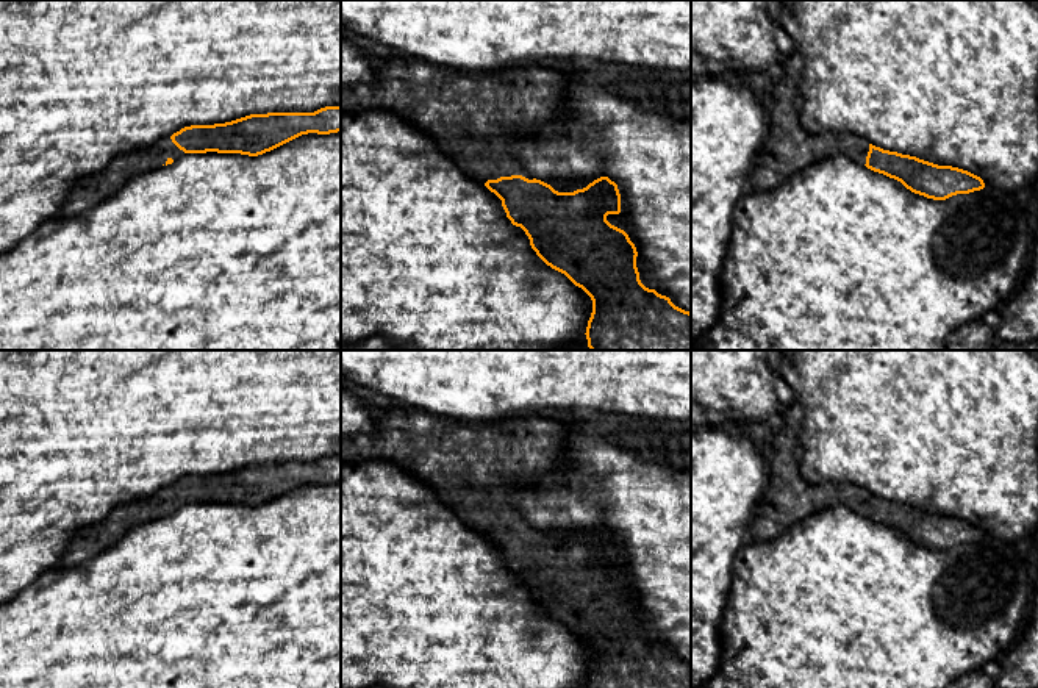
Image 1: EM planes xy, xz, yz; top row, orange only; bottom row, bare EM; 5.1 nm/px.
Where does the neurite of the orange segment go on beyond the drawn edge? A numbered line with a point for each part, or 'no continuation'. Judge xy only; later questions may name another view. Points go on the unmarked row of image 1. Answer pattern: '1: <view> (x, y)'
1: xy (88, 541)

